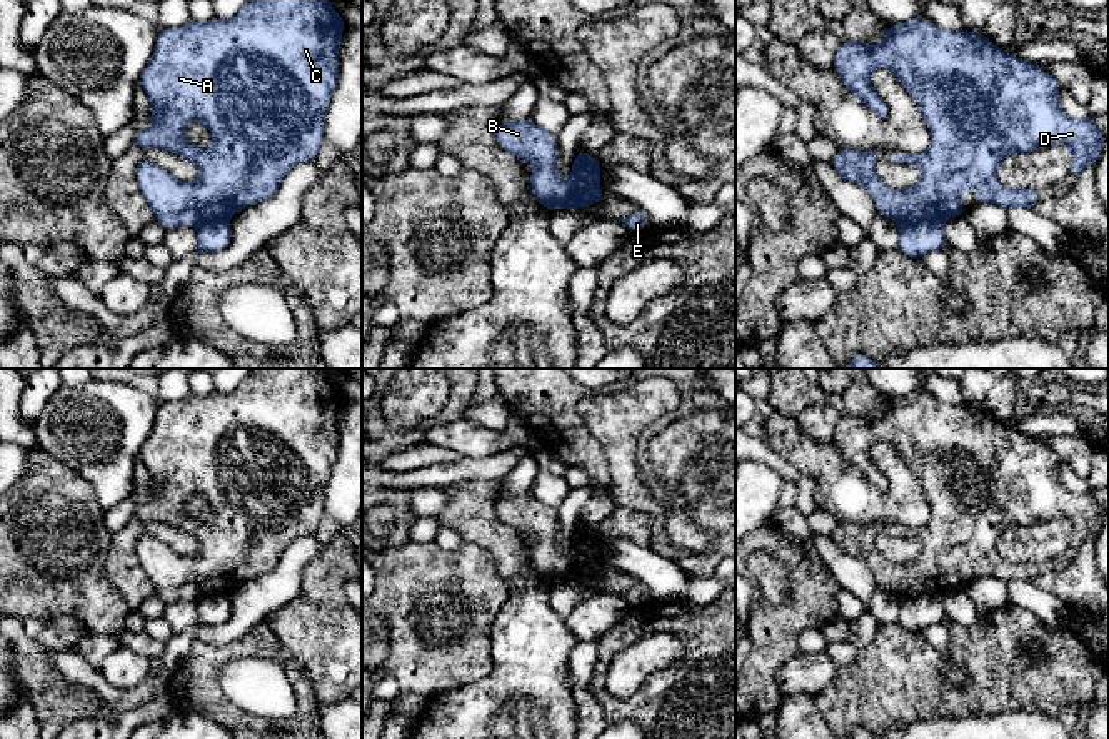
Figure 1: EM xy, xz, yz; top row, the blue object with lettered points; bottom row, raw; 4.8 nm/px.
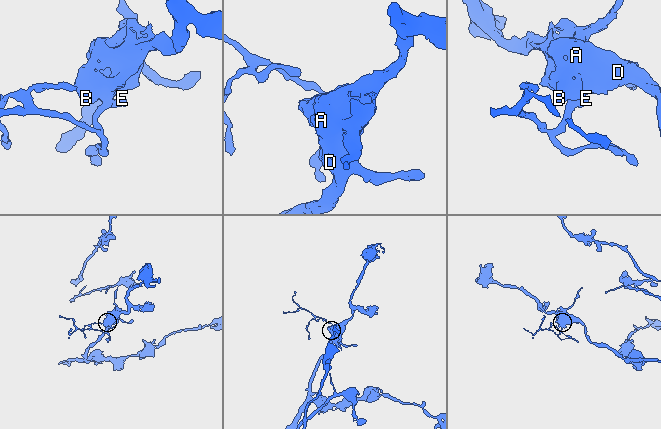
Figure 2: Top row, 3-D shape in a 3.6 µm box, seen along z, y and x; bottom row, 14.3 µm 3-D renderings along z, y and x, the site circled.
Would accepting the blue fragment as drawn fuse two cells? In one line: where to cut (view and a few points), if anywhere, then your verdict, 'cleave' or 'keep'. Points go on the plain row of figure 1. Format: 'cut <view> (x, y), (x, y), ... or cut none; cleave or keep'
cut yz (943, 596), (906, 594), (899, 599); cleave

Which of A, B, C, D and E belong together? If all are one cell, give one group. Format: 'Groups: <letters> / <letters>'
Groups: A B C D / E

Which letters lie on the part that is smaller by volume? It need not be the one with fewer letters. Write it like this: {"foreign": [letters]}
{"foreign": ["E"]}

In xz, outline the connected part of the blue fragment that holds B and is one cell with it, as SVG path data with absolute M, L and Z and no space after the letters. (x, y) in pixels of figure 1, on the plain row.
M525 492L500 497L494 500L494 507L504 525L534 537L529 562L549 586L594 579L592 567L584 561L589 556L600 556L602 537L595 534L595 529L579 522L570 549L560 554L555 540L559 520L550 505Z

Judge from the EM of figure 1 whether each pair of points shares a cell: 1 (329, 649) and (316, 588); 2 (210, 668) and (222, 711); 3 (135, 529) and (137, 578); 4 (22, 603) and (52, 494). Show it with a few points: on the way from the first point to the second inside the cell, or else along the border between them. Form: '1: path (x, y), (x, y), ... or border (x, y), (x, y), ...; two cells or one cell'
1: path (326, 634), (322, 631), (322, 603); one cell
2: path (210, 678), (212, 701); one cell
3: path (127, 541), (127, 566); one cell
4: path (25, 576), (25, 564), (44, 542), (50, 521); one cell

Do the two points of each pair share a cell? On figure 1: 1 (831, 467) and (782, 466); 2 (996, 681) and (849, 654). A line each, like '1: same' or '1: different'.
1: different
2: different

